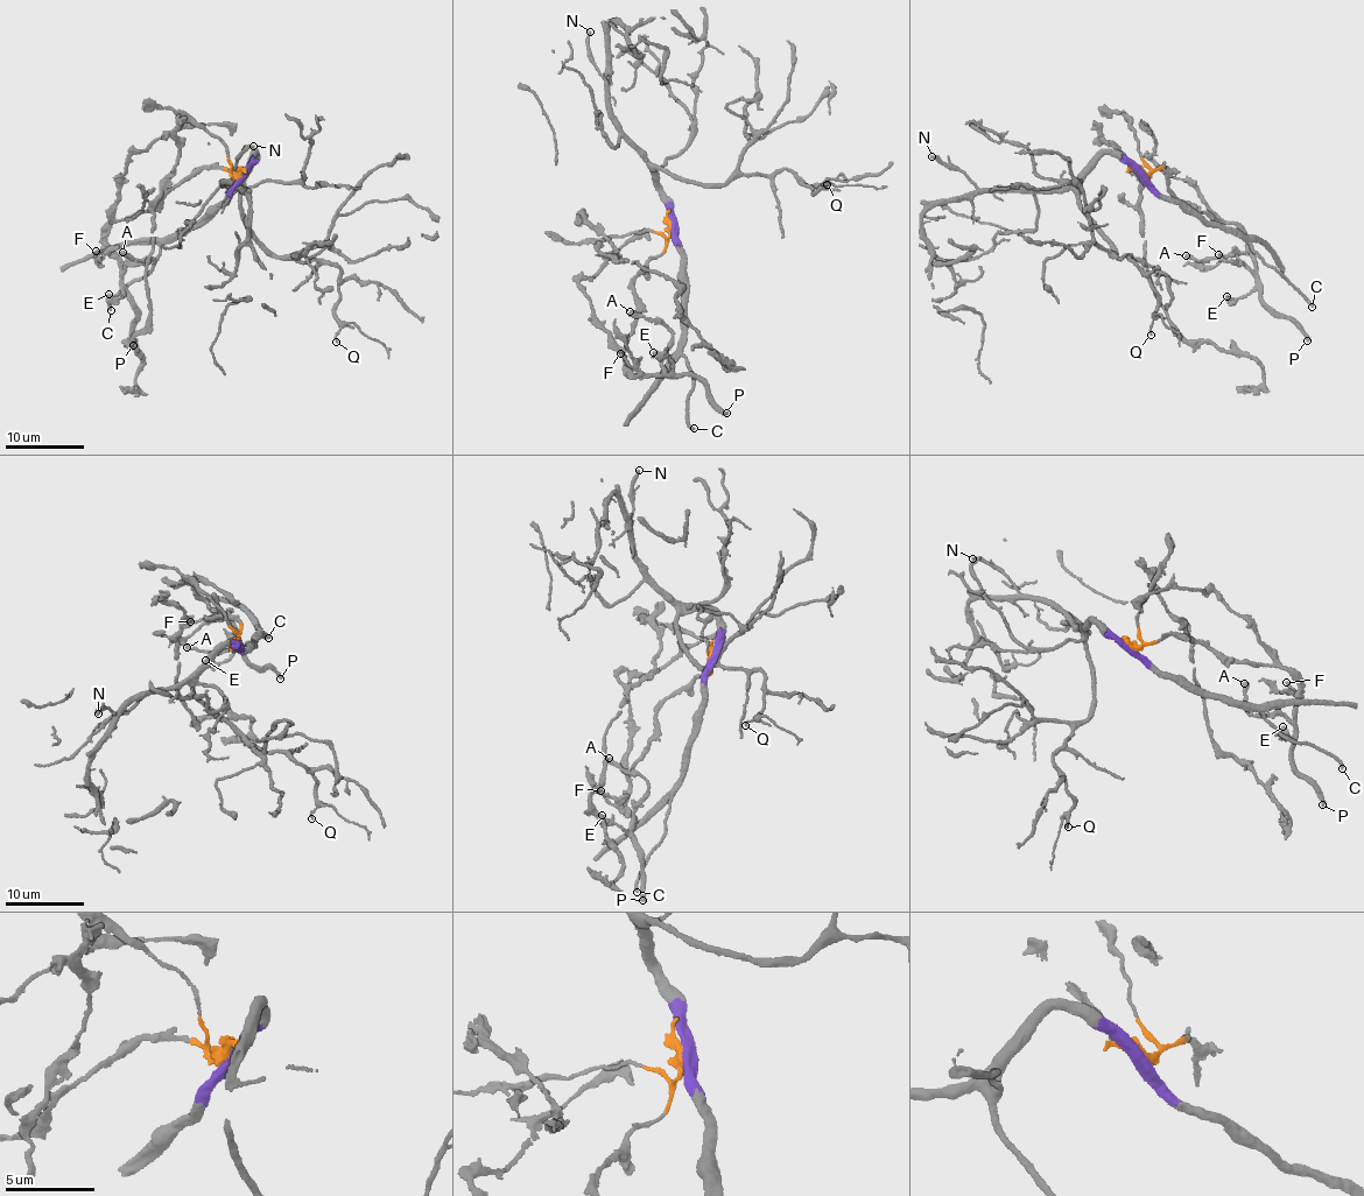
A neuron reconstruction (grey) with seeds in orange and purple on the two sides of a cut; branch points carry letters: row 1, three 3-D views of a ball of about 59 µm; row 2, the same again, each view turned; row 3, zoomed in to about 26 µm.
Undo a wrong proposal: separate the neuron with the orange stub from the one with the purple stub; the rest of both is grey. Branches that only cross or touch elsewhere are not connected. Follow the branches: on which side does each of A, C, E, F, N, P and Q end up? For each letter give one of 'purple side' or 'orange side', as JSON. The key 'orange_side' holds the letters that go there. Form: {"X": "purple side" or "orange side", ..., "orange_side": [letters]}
{"A": "orange side", "C": "purple side", "E": "orange side", "F": "orange side", "N": "purple side", "P": "orange side", "Q": "purple side", "orange_side": ["A", "E", "F", "P"]}

